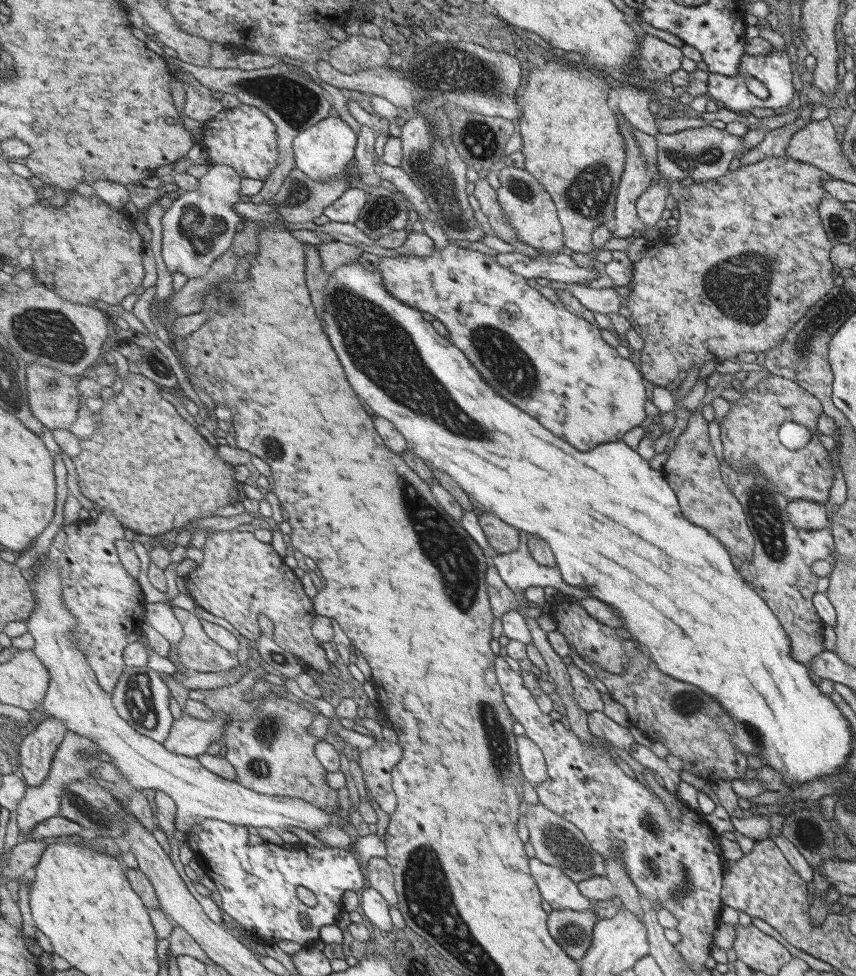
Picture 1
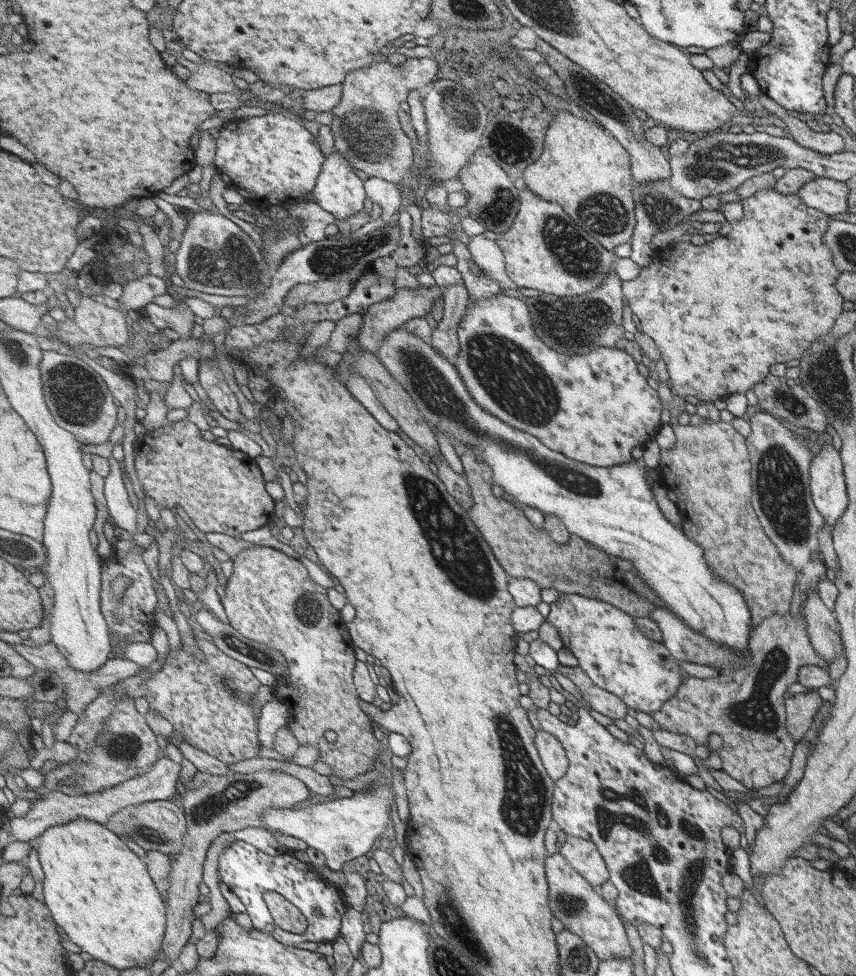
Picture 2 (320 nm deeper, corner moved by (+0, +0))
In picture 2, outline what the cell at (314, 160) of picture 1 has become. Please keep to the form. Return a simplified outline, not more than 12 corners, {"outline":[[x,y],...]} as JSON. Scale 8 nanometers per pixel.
{"outline":[[340,150],[325,157],[312,199],[339,220],[365,210],[364,179]]}

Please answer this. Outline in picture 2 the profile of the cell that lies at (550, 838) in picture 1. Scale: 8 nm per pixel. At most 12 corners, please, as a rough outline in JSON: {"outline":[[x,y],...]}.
{"outline":[[568,834],[561,853],[589,884],[608,880],[596,844]]}

